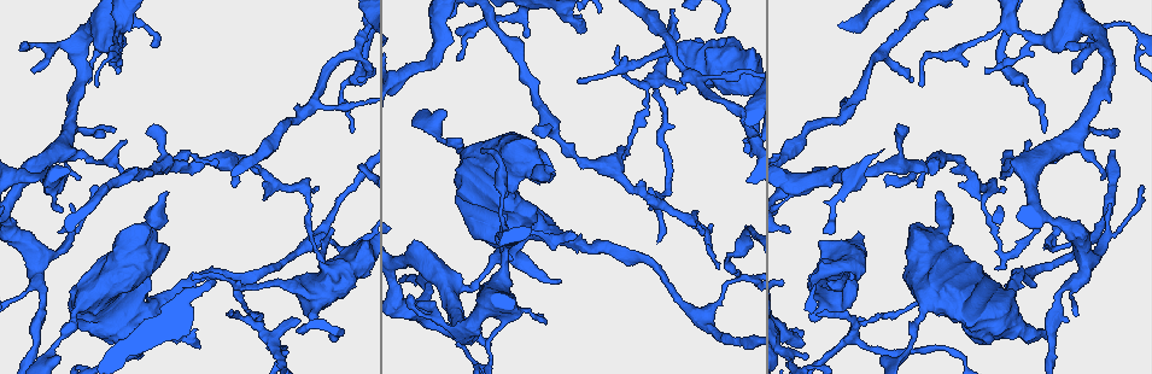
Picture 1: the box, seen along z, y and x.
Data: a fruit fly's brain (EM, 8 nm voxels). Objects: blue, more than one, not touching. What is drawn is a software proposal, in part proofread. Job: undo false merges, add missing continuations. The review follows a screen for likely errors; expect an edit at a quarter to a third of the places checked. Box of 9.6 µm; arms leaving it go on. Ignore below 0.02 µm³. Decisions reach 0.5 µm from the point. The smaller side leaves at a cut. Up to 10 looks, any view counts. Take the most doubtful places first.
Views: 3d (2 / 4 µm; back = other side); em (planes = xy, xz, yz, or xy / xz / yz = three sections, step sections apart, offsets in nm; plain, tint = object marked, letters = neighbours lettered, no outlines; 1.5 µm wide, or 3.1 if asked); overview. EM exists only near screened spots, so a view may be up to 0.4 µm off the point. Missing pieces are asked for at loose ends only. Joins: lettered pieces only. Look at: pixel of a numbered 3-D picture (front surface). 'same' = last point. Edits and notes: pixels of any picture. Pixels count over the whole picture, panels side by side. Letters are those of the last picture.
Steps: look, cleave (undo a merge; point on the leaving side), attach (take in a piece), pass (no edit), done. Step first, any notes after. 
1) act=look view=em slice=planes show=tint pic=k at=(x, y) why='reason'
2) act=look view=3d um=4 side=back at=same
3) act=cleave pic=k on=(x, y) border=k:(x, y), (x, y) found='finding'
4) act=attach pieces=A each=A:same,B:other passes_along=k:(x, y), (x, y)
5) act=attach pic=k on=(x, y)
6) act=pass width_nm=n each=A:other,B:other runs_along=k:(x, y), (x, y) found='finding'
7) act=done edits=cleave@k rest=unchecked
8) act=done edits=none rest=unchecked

act=look view=em slice=planes show=plain pic=1 at=(801, 348) why='free end'

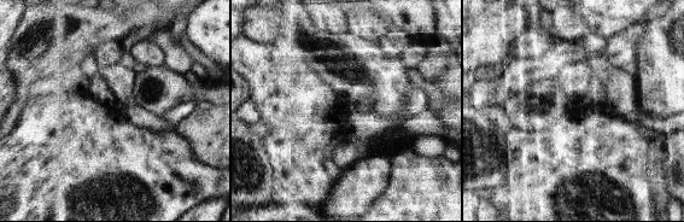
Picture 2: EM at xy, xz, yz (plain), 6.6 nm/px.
act=look view=em slice=planes show=letters at=same

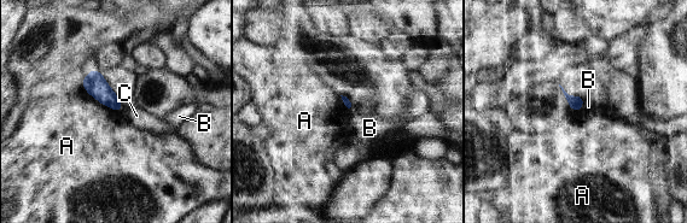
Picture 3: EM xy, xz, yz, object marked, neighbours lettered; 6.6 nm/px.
act=pass longest_contact=A:320nm each=A:other,B:other,C:other found='none of them fits'

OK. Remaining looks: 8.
act=look view=em slice=xz step=8 show=letters pic=1 at=(535, 128) why='an open end'

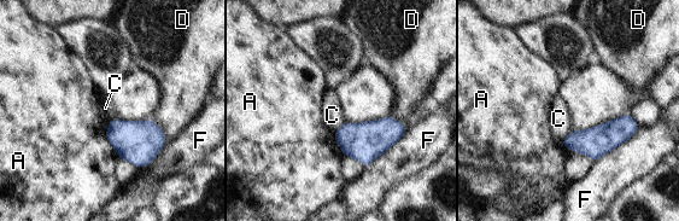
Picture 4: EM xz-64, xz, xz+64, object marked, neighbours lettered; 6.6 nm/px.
act=pass each=A:other,C:other,D:other,F:other border=4:(345, 122), (333, 132) found='no lettered piece goes on from it'

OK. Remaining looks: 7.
act=look view=3d um=2 pic=1 at=(517, 16) why='small branch off a trunk'

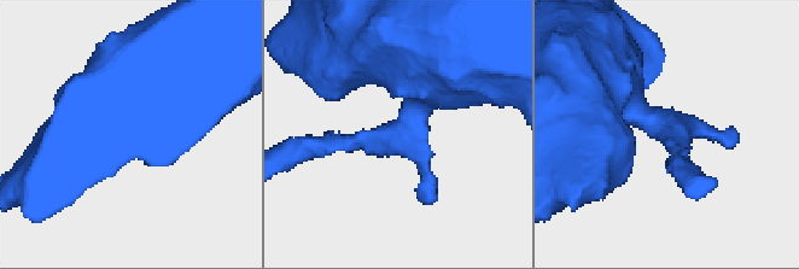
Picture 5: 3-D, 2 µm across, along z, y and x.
act=look view=em slice=planes show=tint pic=5 at=(394, 133) why='now the EM'

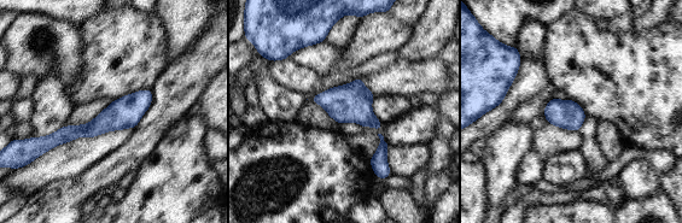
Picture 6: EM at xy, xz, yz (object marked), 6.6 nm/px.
act=look view=em slice=planes show=letters at=same why='what lies round it'

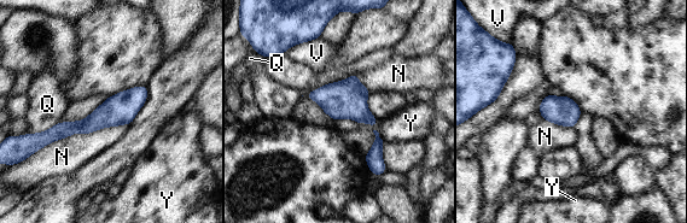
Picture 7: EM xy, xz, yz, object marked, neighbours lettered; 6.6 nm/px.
act=pass width_nm=190 each=N:other,Q:other,V:other,Y:other border=7:(127, 124), (73, 133), (35, 151) found='one cell here'

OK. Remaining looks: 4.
act=look view=em slice=planes show=letters pic=1 at=(102, 130)

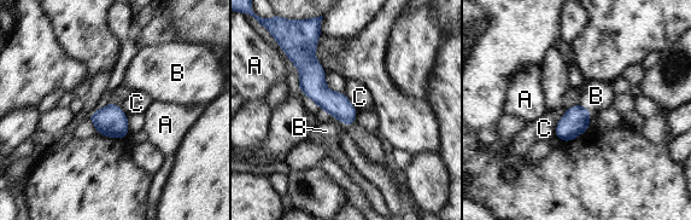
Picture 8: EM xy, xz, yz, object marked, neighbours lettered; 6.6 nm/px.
act=pass each=A:other,B:other,C:other runs_along=8:(309, 51), (312, 81), (351, 120) found='none of them fits'

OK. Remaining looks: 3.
act=done edits=none rest=unchecked

